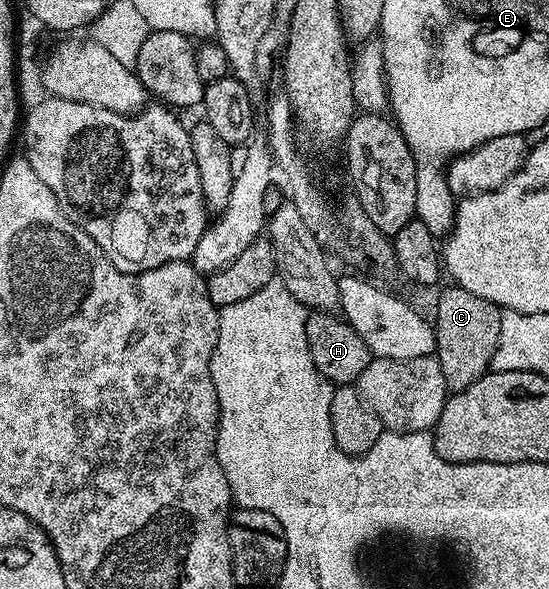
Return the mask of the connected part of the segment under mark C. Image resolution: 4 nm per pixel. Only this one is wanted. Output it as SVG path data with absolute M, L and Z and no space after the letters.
M456 284L449 287L437 298L437 322L435 318L435 333L437 349L435 356L439 360L439 368L443 368L443 380L446 391L456 392L471 388L492 367L492 358L495 356L496 346L500 344L500 320L502 311L495 304L483 300L483 296L475 296L467 292L467 288Z

